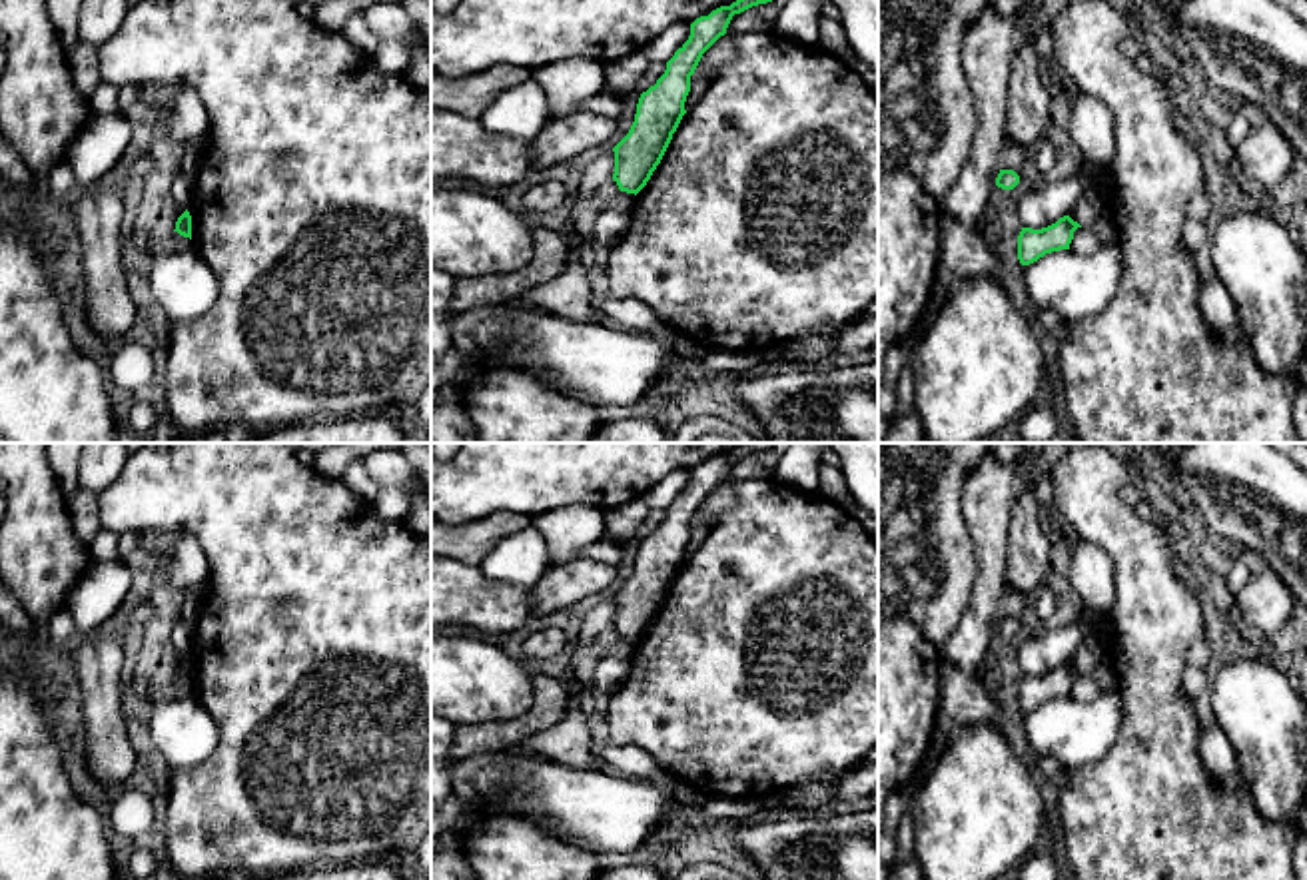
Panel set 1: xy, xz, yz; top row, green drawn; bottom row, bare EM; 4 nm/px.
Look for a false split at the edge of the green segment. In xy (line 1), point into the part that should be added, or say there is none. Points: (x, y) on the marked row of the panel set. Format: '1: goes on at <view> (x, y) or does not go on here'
1: does not go on here

